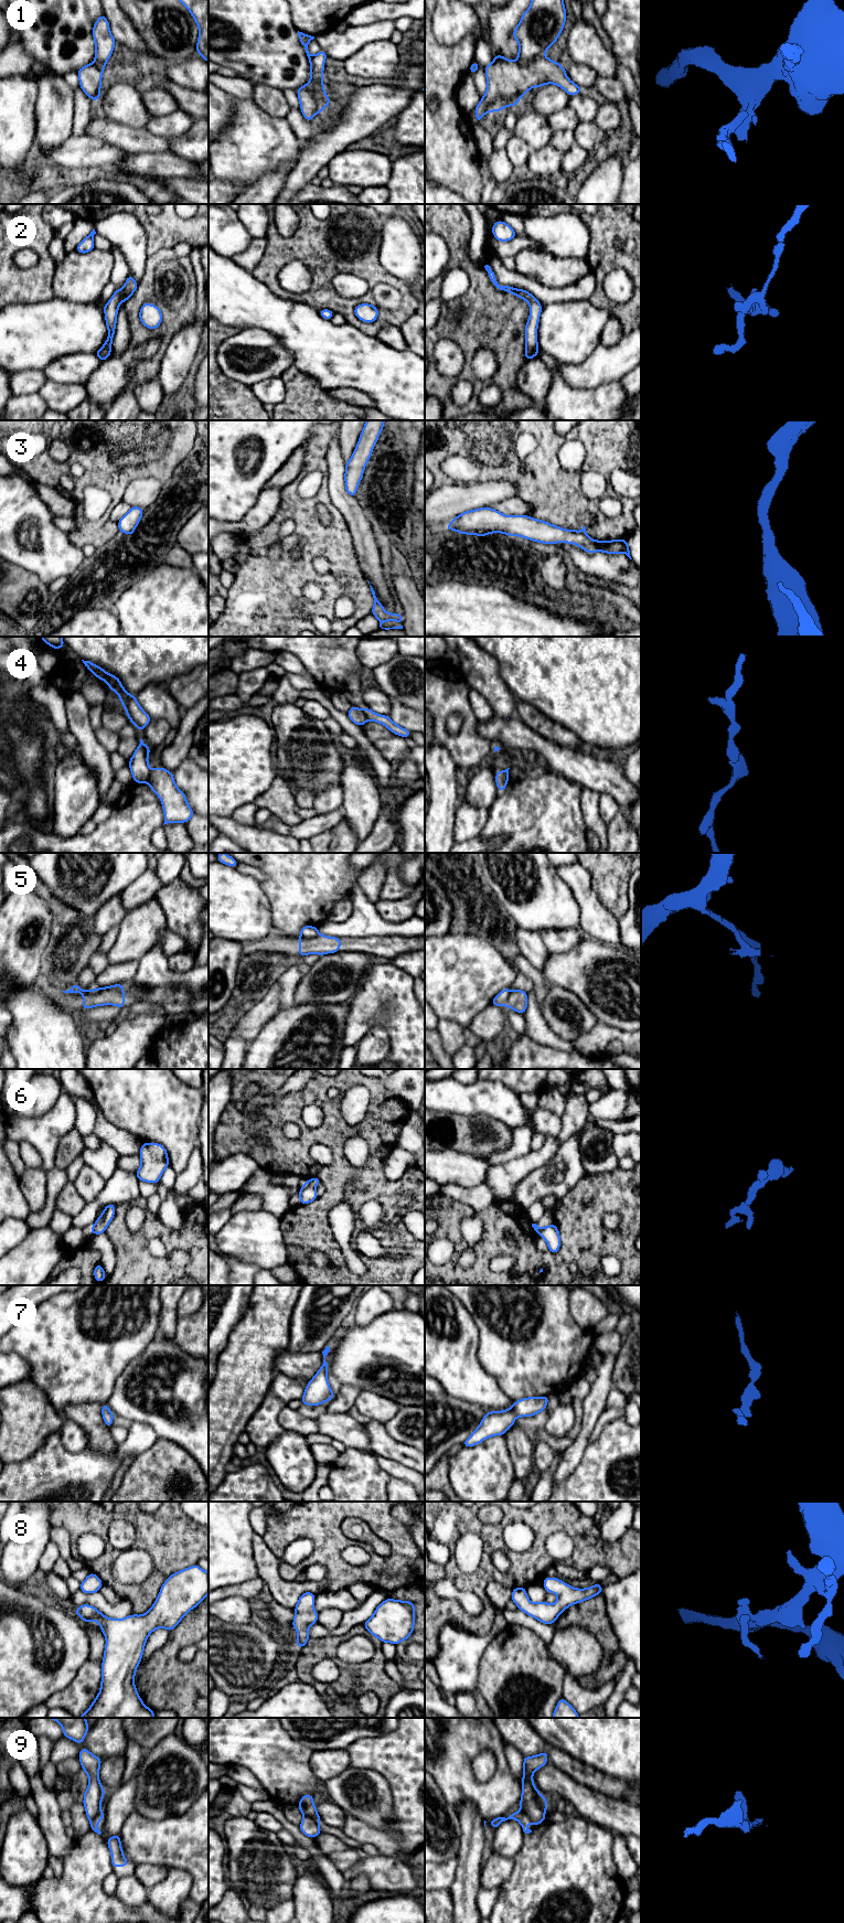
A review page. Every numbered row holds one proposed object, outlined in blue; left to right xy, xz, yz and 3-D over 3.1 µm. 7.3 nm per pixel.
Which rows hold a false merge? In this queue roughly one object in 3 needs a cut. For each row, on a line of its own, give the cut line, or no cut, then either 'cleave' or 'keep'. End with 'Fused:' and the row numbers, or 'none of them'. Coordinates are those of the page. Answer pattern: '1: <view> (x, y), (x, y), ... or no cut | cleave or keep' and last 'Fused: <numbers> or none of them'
1: xz (312, 56), (311, 89), (324, 106) | cleave
2: no cut | keep
3: no cut | keep
4: xy (152, 771), (146, 781) | cleave
5: xz (319, 933), (313, 937), (300, 936) | cleave
6: no cut | keep
7: no cut | keep
8: no cut | keep
9: xz (303, 1815), (308, 1815), (318, 1825) | cleave
Fused: 1, 4, 5, 9

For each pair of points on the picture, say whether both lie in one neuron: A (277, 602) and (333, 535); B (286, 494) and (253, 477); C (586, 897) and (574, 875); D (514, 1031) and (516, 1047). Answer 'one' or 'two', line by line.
A: one
B: two
C: one
D: two

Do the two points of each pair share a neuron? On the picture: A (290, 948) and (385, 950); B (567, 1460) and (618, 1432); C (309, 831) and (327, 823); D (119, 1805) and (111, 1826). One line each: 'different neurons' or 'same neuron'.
A: same neuron
B: different neurons
C: same neuron
D: same neuron

